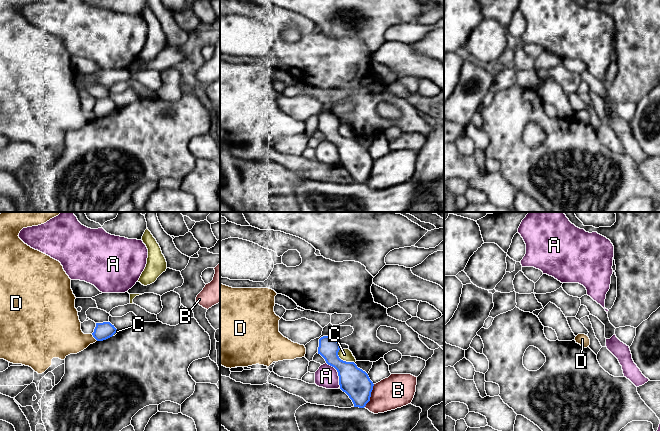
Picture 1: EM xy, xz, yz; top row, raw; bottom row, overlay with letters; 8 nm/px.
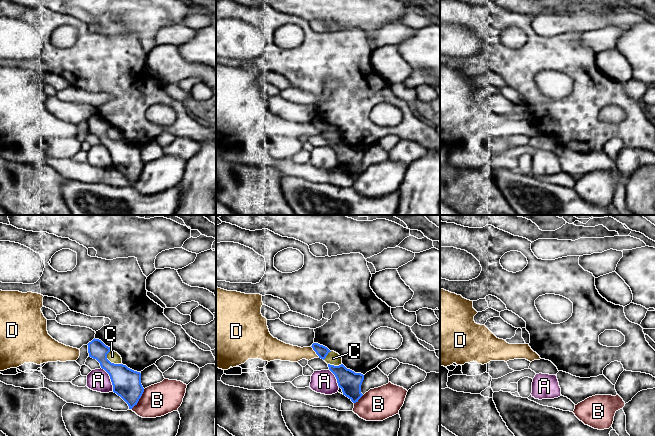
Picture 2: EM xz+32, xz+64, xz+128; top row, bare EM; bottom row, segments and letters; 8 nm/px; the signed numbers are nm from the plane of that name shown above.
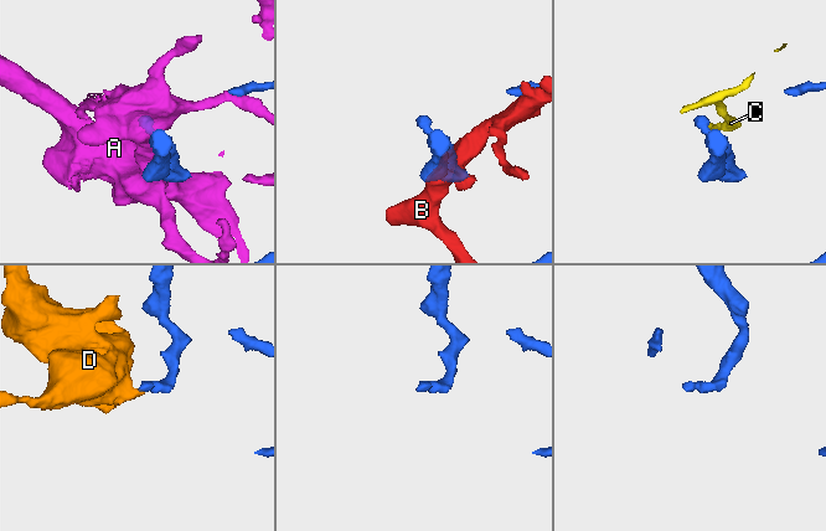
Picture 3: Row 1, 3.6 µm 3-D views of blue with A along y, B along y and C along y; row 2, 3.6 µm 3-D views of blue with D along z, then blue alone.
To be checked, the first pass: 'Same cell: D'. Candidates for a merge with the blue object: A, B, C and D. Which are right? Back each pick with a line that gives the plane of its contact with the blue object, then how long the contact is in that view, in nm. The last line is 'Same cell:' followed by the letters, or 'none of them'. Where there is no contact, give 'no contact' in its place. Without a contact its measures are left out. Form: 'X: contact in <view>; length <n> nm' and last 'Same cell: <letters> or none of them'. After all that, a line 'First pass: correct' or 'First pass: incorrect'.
Same cell: none of them
First pass: incorrect

